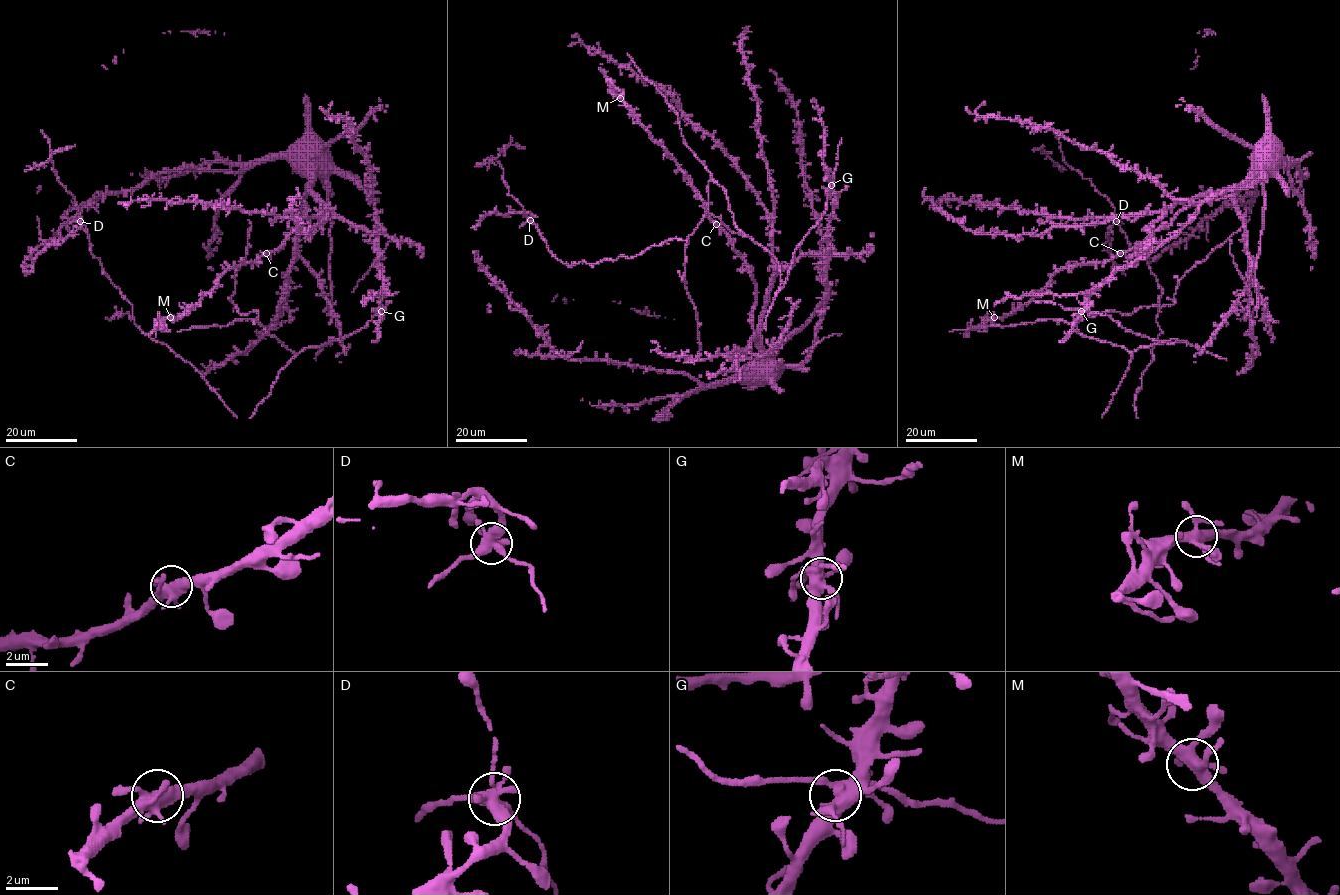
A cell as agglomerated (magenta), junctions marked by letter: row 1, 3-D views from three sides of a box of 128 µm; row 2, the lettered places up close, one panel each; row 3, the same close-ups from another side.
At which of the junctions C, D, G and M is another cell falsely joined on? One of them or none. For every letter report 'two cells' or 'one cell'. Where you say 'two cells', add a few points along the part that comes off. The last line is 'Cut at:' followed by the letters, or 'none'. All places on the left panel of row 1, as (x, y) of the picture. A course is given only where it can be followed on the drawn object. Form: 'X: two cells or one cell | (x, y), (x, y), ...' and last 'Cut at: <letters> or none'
C: one cell
D: two cells
G: one cell
M: one cell
Cut at: D

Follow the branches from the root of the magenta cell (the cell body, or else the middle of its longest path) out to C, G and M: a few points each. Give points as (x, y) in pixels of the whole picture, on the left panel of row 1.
C: (306, 149), (306, 174), (310, 182), (302, 198), (305, 203), (304, 219), (277, 249), (266, 253)
G: (306, 149), (317, 149), (373, 199), (377, 266), (385, 290), (381, 311)
M: (306, 149), (310, 182), (300, 224), (277, 249), (256, 262), (229, 267), (197, 303), (170, 317)

